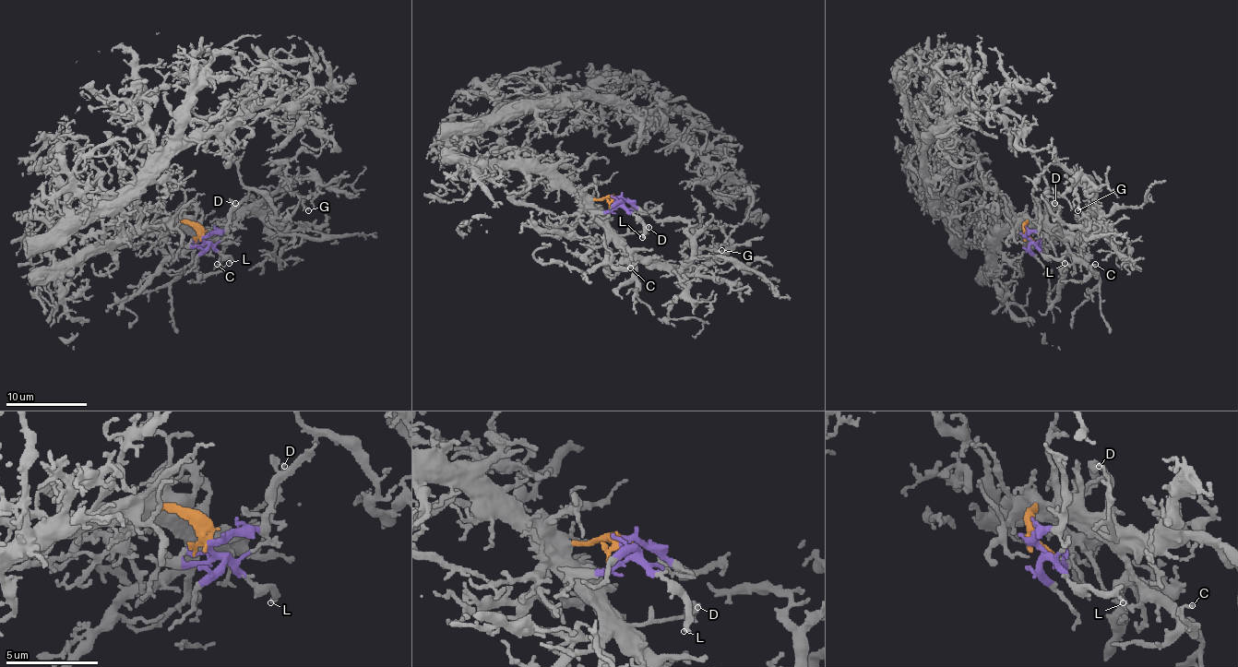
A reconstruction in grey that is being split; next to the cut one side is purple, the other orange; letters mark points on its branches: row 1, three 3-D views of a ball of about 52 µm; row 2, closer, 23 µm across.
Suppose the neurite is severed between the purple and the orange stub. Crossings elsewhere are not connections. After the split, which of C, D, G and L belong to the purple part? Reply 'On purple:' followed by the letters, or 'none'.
On purple: L

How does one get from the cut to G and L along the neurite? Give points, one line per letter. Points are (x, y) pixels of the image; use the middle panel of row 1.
G: (614, 198), (596, 198), (592, 210), (626, 247), (643, 256), (653, 266), (685, 266), (702, 249), (722, 249)
L: (614, 198), (643, 225), (643, 237)

